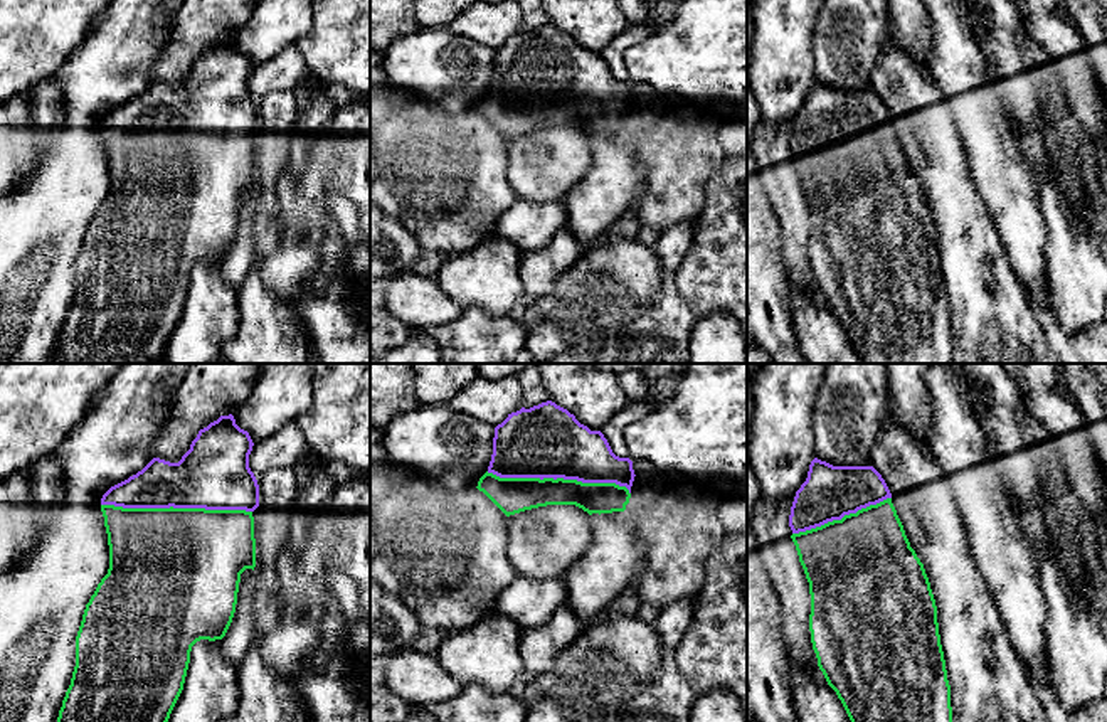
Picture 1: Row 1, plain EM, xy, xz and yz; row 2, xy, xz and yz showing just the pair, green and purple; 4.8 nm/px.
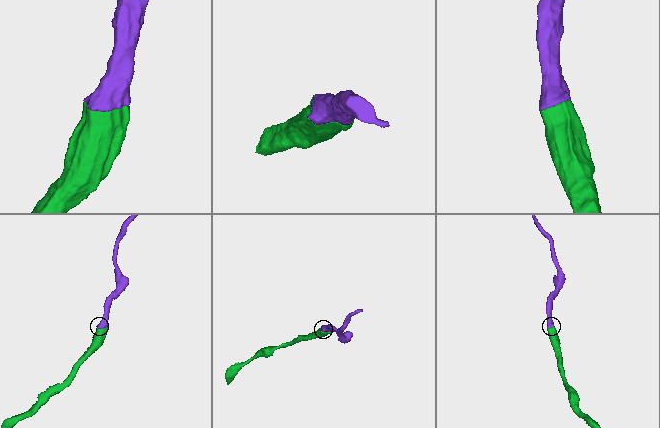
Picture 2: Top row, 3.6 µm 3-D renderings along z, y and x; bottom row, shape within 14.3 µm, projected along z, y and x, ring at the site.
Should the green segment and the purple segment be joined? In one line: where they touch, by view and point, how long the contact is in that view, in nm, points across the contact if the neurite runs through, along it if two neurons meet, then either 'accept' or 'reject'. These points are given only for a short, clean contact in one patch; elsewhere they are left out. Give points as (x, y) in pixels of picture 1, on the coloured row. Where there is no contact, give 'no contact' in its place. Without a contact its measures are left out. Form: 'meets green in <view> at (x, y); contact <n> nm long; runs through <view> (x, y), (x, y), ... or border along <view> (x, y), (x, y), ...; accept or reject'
meets green in xy at (177, 509); contact 700 nm long; accept

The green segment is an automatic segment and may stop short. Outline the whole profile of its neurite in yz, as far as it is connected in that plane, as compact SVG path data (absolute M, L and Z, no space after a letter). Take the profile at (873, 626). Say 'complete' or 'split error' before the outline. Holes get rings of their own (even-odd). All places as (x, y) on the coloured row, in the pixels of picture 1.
split error | M814 458L796 491L789 527L809 582L809 631L818 666L851 722L952 722L951 685L937 606L924 564L905 535L892 493L873 466L833 466Z

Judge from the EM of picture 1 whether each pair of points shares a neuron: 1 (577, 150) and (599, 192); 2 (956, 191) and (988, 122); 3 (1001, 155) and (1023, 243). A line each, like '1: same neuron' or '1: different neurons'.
1: different neurons
2: different neurons
3: same neuron

